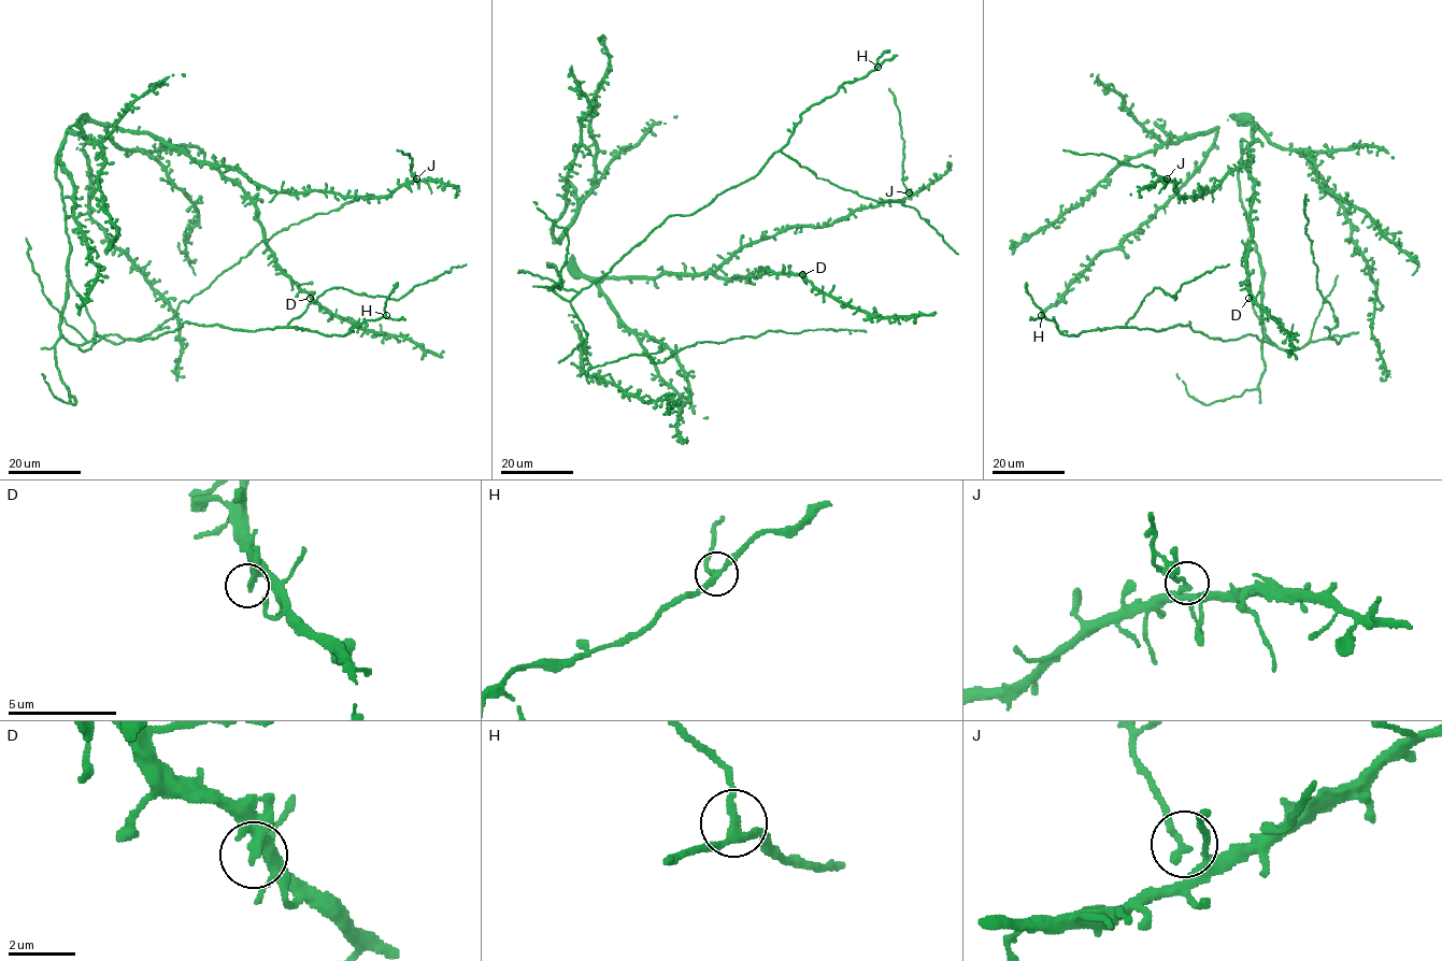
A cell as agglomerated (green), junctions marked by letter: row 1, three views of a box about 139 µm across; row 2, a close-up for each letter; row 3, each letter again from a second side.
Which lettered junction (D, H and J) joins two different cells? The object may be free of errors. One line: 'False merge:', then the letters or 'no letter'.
False merge: J

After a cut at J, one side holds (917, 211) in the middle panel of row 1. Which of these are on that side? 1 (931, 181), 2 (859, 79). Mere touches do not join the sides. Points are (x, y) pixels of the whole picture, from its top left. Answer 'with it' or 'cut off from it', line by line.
1: with it
2: with it

